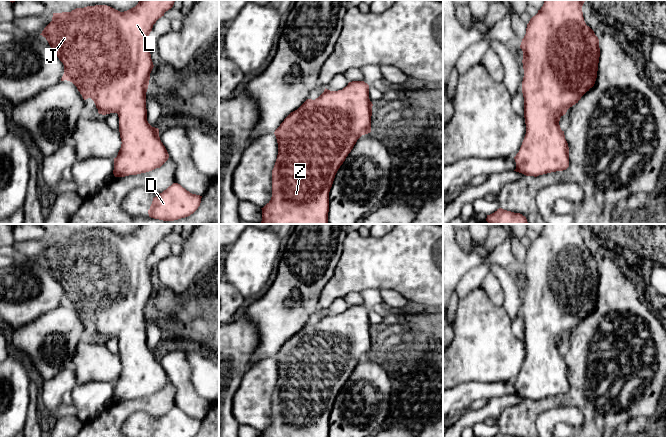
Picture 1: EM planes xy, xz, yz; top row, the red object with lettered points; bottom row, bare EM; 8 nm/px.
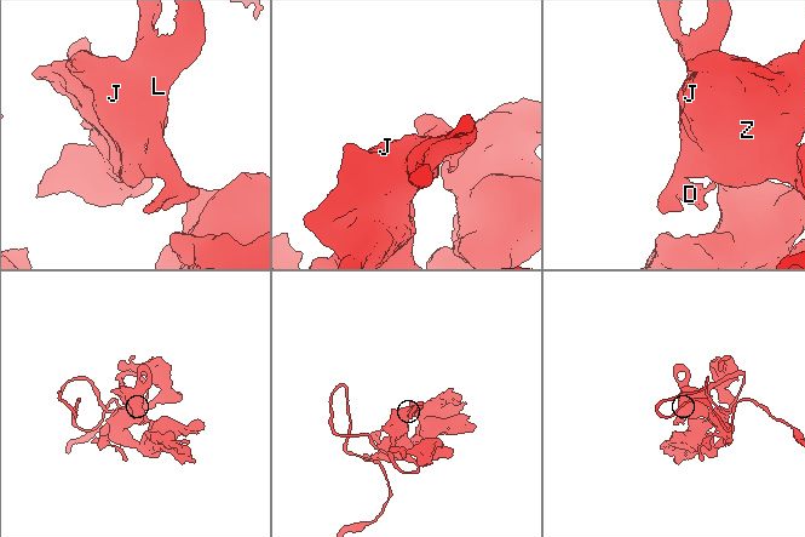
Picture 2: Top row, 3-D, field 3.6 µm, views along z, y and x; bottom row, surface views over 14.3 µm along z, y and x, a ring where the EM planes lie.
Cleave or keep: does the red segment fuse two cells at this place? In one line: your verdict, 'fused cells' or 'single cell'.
single cell

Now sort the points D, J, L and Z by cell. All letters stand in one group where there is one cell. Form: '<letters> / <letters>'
D J L Z

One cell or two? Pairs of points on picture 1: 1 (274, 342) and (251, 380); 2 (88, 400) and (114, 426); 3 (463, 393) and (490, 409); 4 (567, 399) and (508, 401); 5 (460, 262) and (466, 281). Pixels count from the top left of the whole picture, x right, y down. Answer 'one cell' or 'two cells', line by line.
1: two cells
2: two cells
3: two cells
4: two cells
5: two cells

